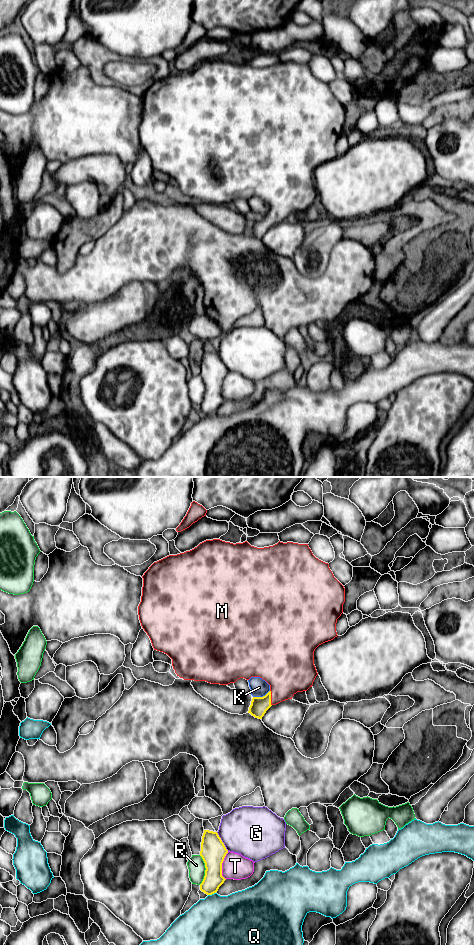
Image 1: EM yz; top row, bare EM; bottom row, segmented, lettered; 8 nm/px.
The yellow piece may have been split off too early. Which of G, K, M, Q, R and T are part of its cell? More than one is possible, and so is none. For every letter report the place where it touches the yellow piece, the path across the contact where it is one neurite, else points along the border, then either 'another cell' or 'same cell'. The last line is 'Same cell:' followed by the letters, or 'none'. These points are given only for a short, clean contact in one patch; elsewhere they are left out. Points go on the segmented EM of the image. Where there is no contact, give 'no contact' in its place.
G: contact yz (221, 841); another cell
K: contact yz (261, 697); another cell
M: contact yz (270, 698); same cell
Q: contact yz (211, 894); another cell
R: contact yz (205, 870); another cell
T: contact yz (221, 865); another cell
Same cell: M

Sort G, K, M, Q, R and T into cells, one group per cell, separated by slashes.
G / K / M / Q / R / T

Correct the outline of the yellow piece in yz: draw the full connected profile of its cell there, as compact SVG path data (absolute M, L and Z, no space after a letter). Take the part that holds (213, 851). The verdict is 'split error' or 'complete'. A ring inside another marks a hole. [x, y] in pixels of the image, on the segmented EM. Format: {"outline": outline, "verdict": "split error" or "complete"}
{"outline": "M204 830L200 856L205 863L205 876L200 890L207 895L216 893L226 880L222 876L222 863L228 850L217 832Z", "verdict": "complete"}

